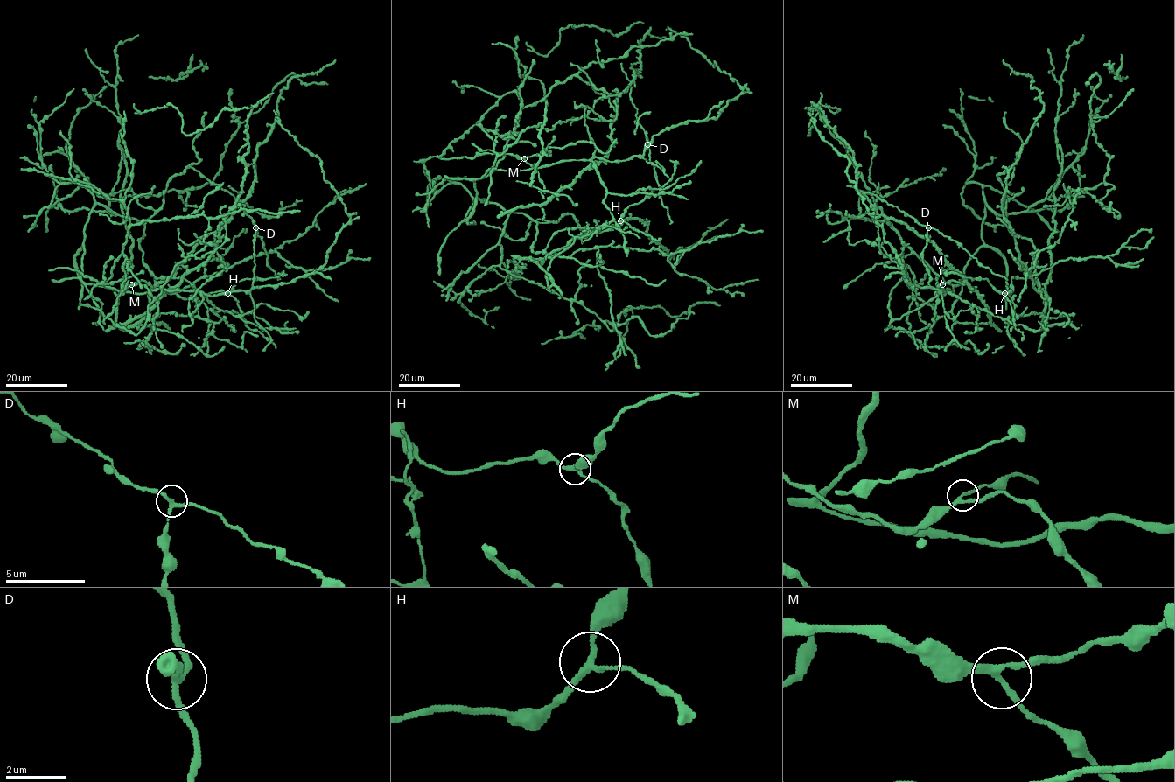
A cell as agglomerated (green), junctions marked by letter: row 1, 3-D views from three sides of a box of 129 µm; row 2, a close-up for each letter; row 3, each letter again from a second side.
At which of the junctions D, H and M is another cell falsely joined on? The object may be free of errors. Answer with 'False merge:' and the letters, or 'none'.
False merge: D

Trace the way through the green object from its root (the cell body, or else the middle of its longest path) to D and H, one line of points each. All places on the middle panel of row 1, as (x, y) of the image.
D: (486, 172), (479, 178), (496, 170), (524, 171), (568, 160), (627, 160), (644, 154), (646, 139), (647, 144)
H: (486, 172), (473, 179), (475, 199), (531, 218), (537, 223), (535, 253), (558, 231), (620, 220)

